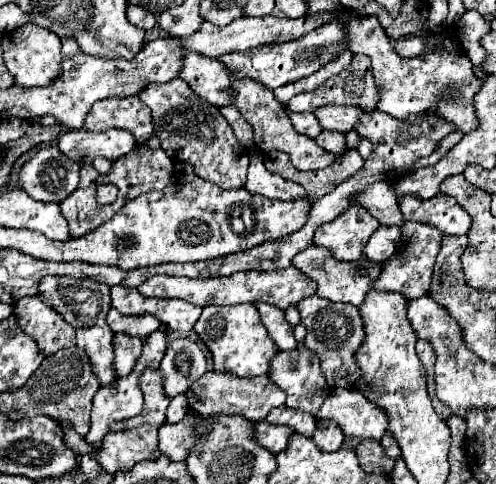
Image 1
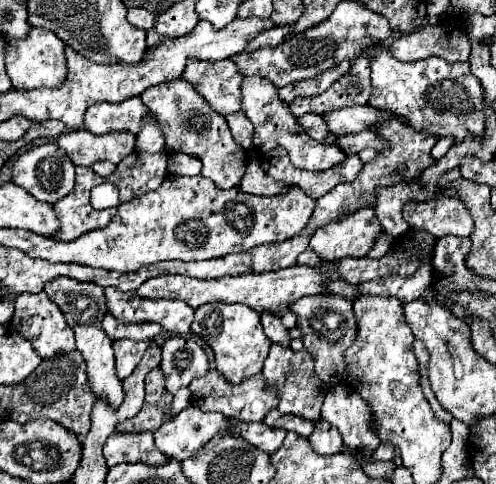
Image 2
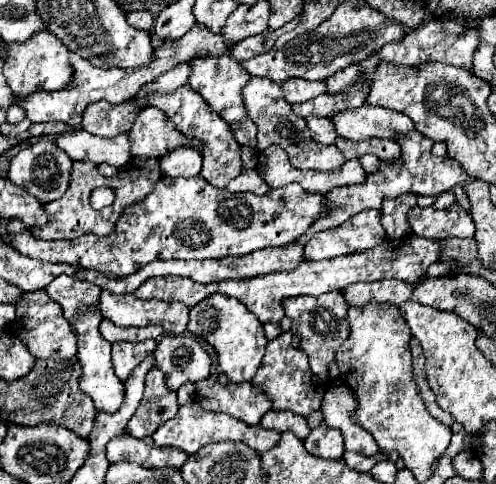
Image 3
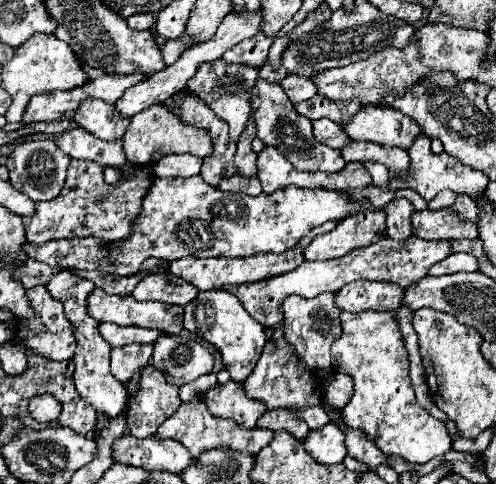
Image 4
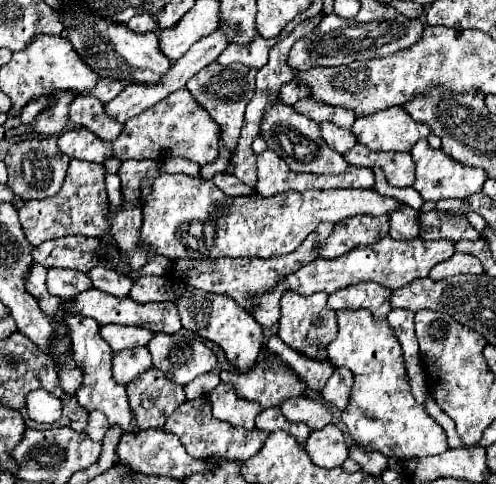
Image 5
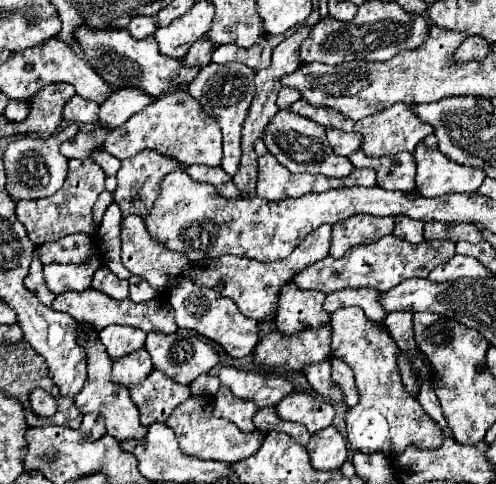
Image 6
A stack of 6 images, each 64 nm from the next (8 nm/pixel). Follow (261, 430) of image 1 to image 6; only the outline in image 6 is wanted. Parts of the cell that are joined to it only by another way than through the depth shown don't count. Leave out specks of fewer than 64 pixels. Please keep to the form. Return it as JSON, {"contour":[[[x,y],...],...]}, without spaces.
{"contour":[[[198,396],[198,398],[188,398],[176,410],[170,414],[166,420],[166,426],[176,432],[176,438],[180,442],[180,448],[188,456],[196,456],[202,460],[222,460],[226,464],[234,464],[238,460],[244,460],[258,452],[262,440],[266,434],[262,432],[242,432],[238,430],[232,422],[216,418],[212,414],[212,396]]]}

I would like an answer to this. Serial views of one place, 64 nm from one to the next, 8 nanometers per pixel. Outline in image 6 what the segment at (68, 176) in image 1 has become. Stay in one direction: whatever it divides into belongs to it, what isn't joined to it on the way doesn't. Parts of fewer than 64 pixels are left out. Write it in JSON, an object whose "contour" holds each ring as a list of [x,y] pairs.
{"contour":[[[68,124],[60,134],[54,134],[50,138],[22,138],[10,142],[4,154],[6,164],[6,192],[12,200],[28,200],[28,198],[46,198],[52,196],[66,178],[68,172],[68,158],[60,154],[60,144],[68,140],[68,136],[74,136],[78,132],[76,124]]]}

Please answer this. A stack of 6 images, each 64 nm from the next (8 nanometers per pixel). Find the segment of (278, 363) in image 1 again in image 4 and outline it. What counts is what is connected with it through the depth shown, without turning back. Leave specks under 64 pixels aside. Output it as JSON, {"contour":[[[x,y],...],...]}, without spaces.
{"contour":[[[280,338],[278,342],[268,340],[268,346],[264,348],[254,372],[248,376],[244,382],[246,394],[250,398],[262,400],[268,410],[278,410],[278,408],[294,408],[294,410],[304,410],[310,406],[316,406],[322,402],[322,384],[312,376],[312,372],[302,364],[300,356],[292,348],[292,344],[286,338]]]}

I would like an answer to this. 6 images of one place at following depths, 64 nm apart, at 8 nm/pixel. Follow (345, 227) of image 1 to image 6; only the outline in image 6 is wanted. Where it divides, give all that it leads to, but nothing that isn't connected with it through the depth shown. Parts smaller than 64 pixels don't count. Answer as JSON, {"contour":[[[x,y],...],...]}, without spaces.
{"contour":[[[352,216],[332,226],[332,244],[330,256],[344,256],[350,248],[358,244],[374,244],[386,234],[392,234],[394,218],[378,218],[378,216]]]}

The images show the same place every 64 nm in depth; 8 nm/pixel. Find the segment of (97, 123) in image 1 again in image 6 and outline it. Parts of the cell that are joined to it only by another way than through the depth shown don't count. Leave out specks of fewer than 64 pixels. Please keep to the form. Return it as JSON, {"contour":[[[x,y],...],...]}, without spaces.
{"contour":[[[72,98],[64,106],[64,120],[82,122],[82,124],[96,124],[98,120],[98,102],[86,102],[84,98]]]}

